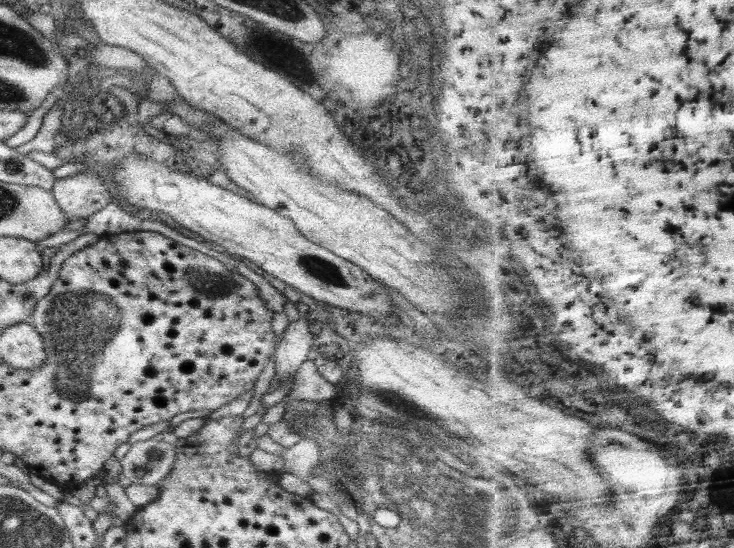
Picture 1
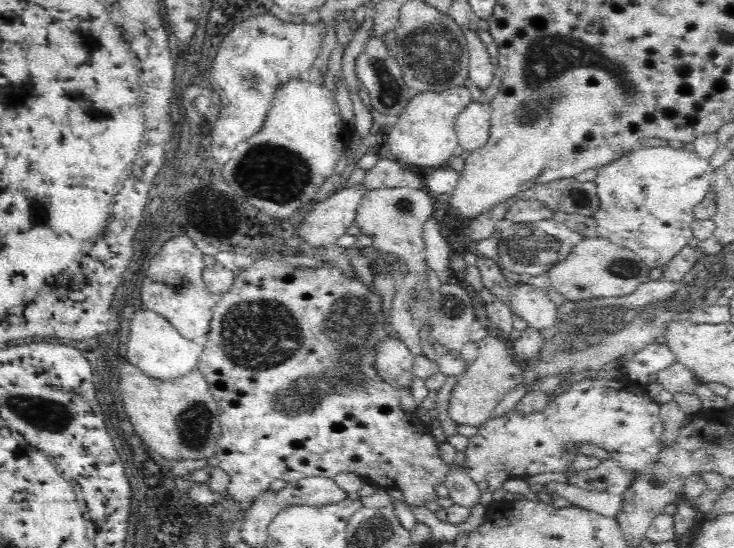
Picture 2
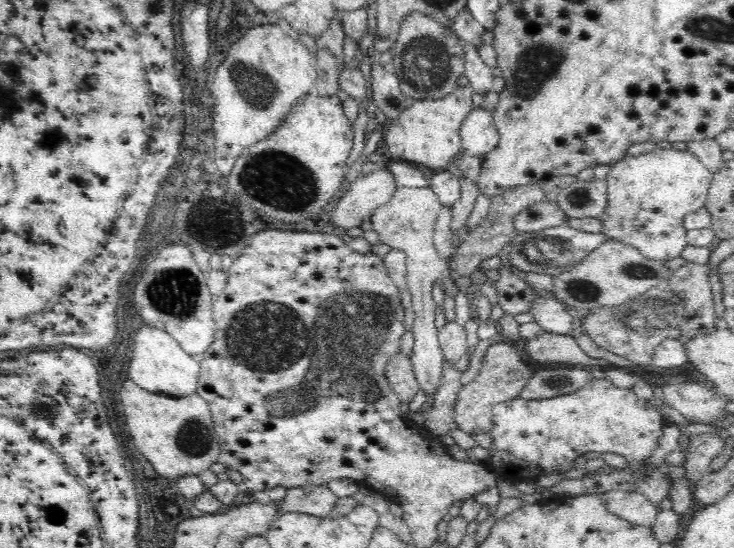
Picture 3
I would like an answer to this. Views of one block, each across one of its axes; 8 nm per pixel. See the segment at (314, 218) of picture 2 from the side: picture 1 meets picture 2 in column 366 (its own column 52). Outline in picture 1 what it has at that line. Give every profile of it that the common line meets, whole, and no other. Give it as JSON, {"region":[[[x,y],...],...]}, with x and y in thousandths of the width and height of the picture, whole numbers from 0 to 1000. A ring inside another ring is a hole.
{"region":[[[108,314],[101,321],[78,328],[71,343],[71,358],[87,394],[97,401],[123,398],[125,391],[151,378],[150,341],[136,332],[134,318]]]}

